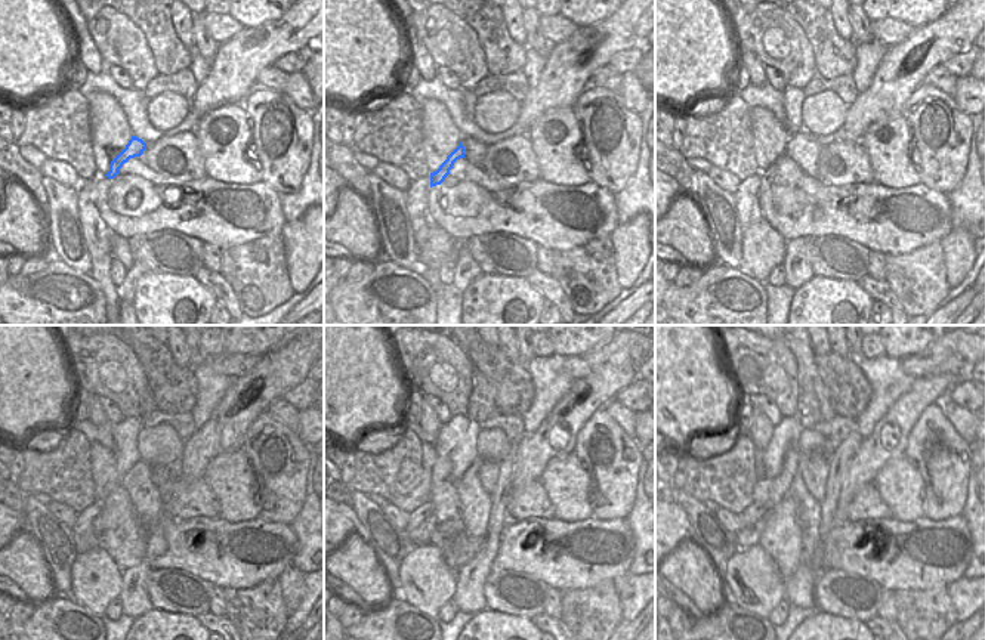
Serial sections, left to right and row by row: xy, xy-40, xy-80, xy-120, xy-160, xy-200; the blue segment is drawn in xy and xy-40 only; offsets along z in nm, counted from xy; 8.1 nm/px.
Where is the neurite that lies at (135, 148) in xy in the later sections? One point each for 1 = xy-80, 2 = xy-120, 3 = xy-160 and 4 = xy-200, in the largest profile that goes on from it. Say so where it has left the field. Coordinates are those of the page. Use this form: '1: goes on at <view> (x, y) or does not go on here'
1: goes on at xy-80 (768, 175)
2: goes on at xy-120 (98, 523)
3: goes on at xy-160 (420, 535)
4: goes on at xy-200 (746, 537)

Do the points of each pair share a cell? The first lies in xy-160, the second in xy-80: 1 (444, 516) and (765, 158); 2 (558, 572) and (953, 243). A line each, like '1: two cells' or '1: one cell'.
1: two cells
2: two cells

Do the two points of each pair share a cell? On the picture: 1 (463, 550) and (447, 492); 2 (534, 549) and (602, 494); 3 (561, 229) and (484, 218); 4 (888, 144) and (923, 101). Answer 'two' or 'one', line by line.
1: one
2: two
3: one
4: two

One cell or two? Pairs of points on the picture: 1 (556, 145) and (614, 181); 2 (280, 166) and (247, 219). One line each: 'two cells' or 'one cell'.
1: two cells
2: two cells

